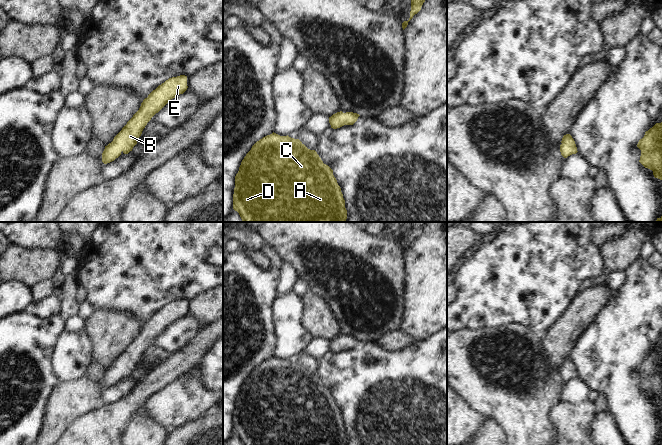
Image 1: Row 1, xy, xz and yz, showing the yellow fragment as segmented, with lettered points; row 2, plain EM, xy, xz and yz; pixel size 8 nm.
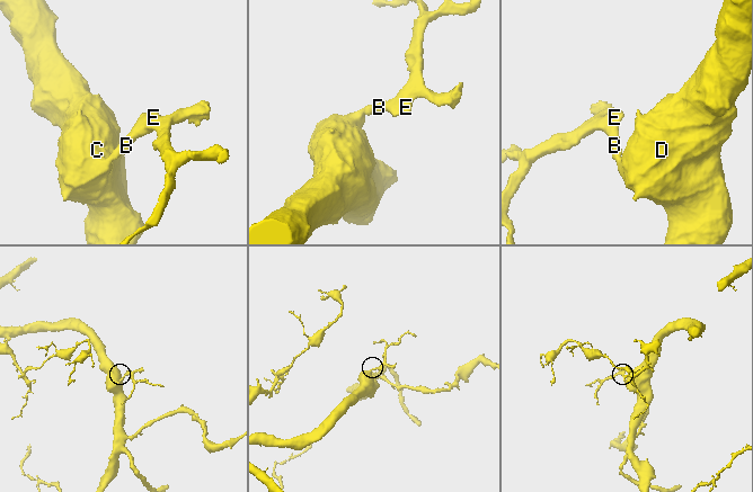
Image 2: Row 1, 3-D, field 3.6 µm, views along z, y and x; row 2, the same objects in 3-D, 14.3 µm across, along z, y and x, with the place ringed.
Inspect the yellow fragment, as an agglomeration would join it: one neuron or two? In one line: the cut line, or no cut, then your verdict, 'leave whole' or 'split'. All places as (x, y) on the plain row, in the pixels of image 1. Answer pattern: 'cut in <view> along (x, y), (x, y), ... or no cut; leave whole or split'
no cut; leave whole

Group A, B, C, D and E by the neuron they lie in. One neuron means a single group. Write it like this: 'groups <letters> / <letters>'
groups A B C D E

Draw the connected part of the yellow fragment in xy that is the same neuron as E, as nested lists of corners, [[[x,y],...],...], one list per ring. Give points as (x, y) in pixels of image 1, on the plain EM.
[[[180,299],[169,302],[153,314],[143,324],[139,334],[114,361],[113,365],[105,370],[102,377],[102,386],[104,388],[110,387],[118,382],[122,376],[128,378],[132,375],[151,342],[171,323],[183,318],[187,312],[187,300]]]

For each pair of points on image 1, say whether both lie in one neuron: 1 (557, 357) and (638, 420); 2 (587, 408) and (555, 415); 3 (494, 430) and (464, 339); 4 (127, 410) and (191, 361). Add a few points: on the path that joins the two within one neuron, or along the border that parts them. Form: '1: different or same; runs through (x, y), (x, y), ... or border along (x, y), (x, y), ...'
1: different; border along (580, 335), (569, 356)
2: same; runs through (579, 415), (563, 415)
3: different; border along (489, 418), (494, 419), (506, 434)
4: same; runs through (141, 394), (155, 380), (175, 366)

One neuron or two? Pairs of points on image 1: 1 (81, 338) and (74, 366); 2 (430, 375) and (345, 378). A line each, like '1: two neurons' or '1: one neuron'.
1: one neuron
2: one neuron

